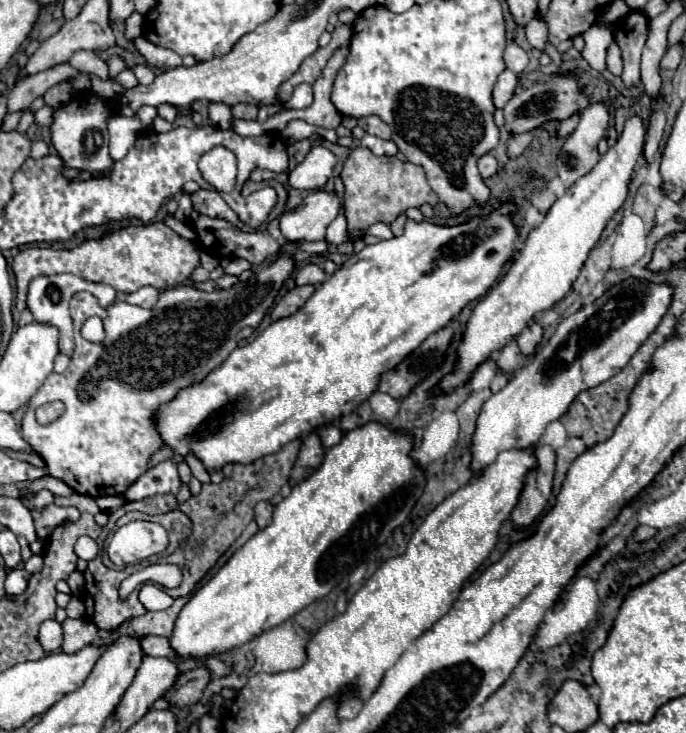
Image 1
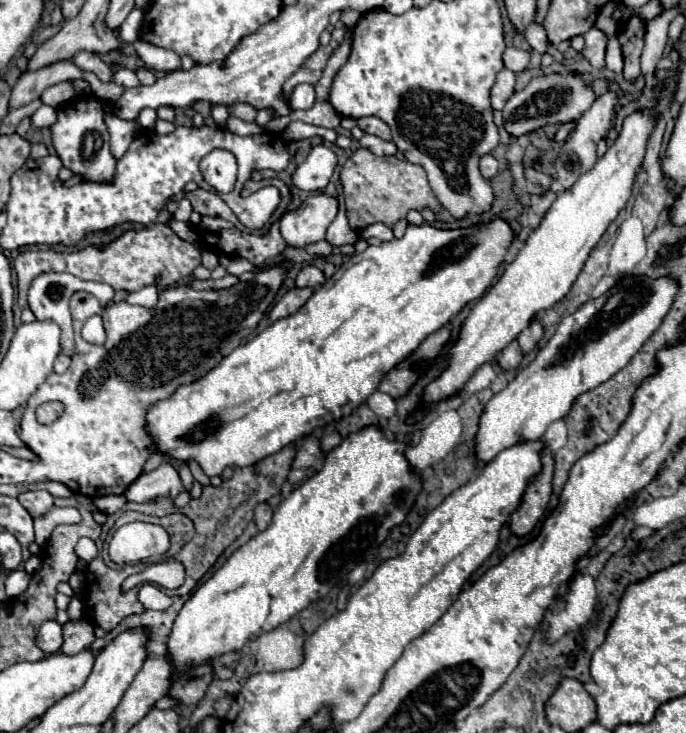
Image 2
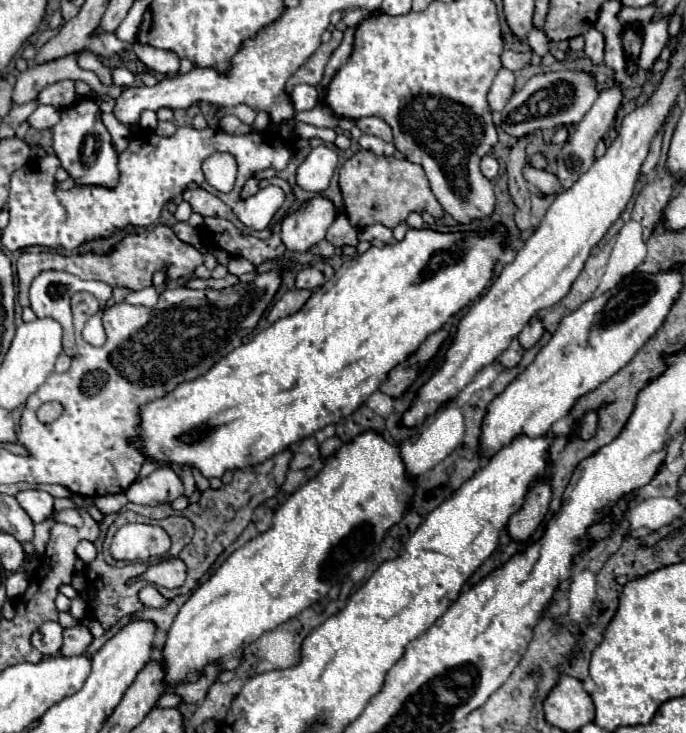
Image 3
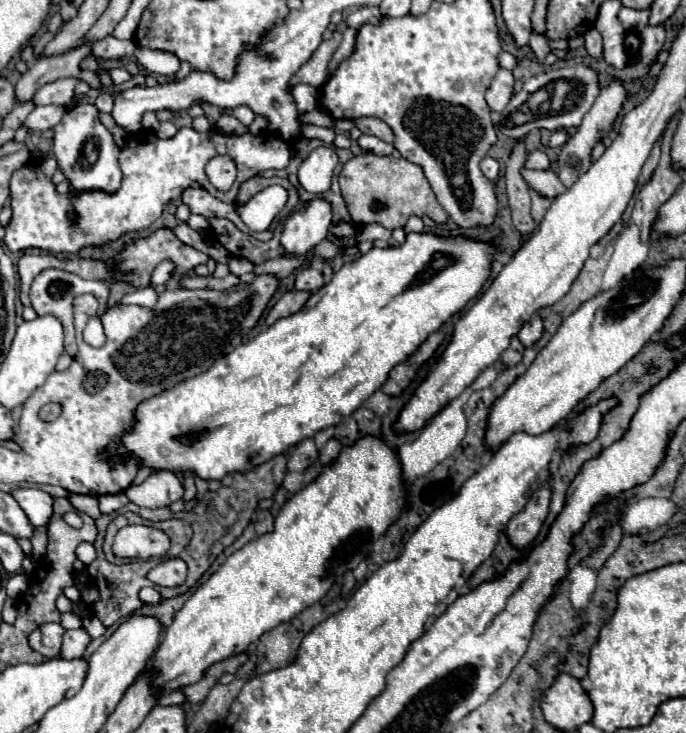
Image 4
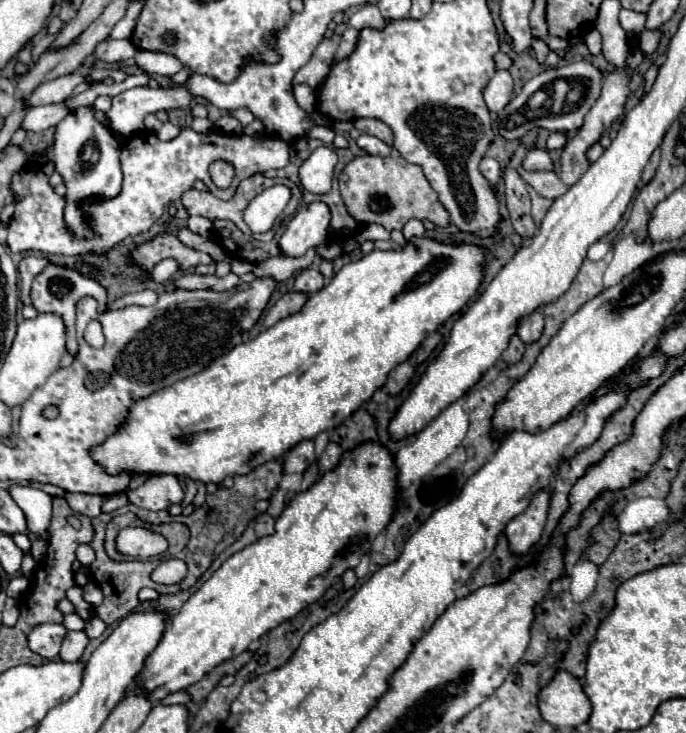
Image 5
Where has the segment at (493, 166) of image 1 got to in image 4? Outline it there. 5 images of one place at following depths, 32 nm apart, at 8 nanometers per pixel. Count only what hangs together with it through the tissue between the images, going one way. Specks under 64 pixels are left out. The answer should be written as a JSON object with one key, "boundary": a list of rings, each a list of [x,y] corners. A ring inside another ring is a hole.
{"boundary":[[[486,156],[486,158],[480,162],[480,170],[482,170],[482,174],[484,174],[490,182],[496,182],[498,176],[500,176],[500,166],[498,166],[498,162],[496,162],[494,158],[490,158],[490,156]]]}

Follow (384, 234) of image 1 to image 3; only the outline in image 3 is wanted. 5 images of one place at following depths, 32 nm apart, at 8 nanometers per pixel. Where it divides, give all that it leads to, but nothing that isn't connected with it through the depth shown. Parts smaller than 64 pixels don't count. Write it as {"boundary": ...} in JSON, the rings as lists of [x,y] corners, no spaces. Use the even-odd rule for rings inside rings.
{"boundary":[[[372,224],[372,226],[366,226],[366,228],[360,228],[360,232],[358,232],[358,240],[374,240],[374,238],[378,238],[378,240],[382,240],[382,242],[392,242],[394,238],[392,238],[392,230],[390,228],[386,228],[386,226],[382,226],[382,224]]]}

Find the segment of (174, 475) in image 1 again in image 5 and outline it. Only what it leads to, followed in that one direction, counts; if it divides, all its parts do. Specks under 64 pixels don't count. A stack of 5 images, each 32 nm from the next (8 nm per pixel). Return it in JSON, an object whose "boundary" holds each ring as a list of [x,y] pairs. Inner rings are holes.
{"boundary":[[[150,476],[140,488],[128,490],[128,500],[146,510],[168,510],[172,504],[180,504],[184,490],[176,476]]]}

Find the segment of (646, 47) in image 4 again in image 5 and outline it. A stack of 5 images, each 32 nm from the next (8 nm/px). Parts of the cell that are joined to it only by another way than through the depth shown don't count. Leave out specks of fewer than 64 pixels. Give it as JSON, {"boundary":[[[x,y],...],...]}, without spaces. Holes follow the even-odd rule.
{"boundary":[[[642,30],[642,38],[640,38],[640,48],[642,52],[646,54],[652,54],[660,44],[660,32],[648,32],[648,30]]]}

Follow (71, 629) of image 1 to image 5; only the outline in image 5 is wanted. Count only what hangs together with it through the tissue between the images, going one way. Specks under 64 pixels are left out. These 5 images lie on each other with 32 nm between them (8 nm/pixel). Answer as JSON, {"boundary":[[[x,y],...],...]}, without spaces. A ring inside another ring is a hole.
{"boundary":[[[68,632],[64,642],[62,642],[62,650],[60,650],[60,660],[64,662],[76,662],[84,648],[88,644],[88,636],[84,632]]]}

